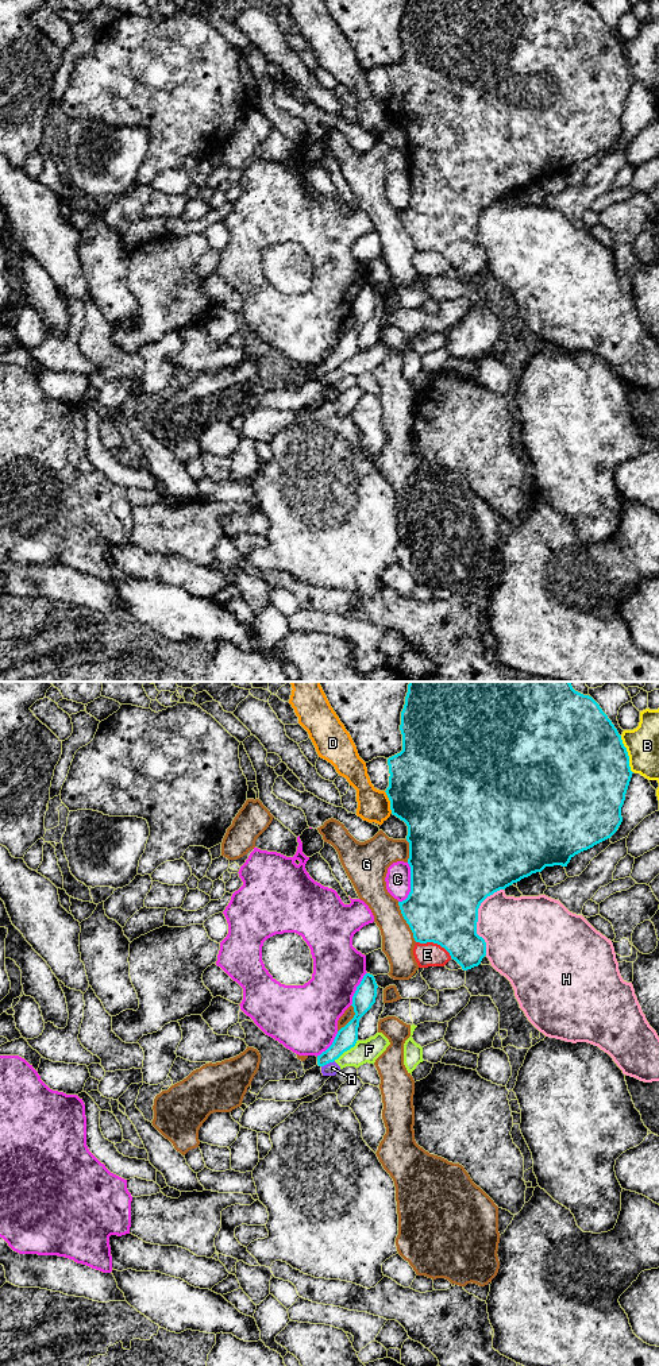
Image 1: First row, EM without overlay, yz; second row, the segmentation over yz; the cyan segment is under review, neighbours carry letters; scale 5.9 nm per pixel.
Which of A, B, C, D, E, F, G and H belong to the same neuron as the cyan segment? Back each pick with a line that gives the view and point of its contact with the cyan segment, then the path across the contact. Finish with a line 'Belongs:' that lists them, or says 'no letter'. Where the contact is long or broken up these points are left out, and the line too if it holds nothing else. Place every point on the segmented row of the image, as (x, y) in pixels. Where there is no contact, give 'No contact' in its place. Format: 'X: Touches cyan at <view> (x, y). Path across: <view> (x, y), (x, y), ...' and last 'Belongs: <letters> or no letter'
Belongs: no letter

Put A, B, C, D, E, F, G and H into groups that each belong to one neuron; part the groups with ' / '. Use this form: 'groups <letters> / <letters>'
groups A F / B / C / D / E / G / H

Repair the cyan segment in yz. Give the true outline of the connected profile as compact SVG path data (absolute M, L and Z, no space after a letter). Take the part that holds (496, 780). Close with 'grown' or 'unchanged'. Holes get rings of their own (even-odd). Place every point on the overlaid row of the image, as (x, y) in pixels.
M409 682L405 705L401 711L400 730L402 734L402 750L388 759L390 776L389 787L385 791L390 800L392 814L404 821L408 826L406 841L409 842L408 864L411 867L411 892L405 900L398 902L398 906L404 919L413 933L413 938L416 942L433 942L440 945L450 953L451 958L462 966L463 971L467 971L478 966L482 958L486 956L486 942L482 937L477 934L477 922L478 908L487 896L500 890L505 890L506 887L520 881L524 877L531 876L532 873L542 872L546 867L567 867L567 864L575 854L610 838L617 831L618 826L623 822L621 807L624 804L625 794L633 773L629 767L629 756L627 748L623 744L621 736L618 734L617 729L608 718L608 715L602 711L600 705L591 696L575 691L570 682Z; unchanged

